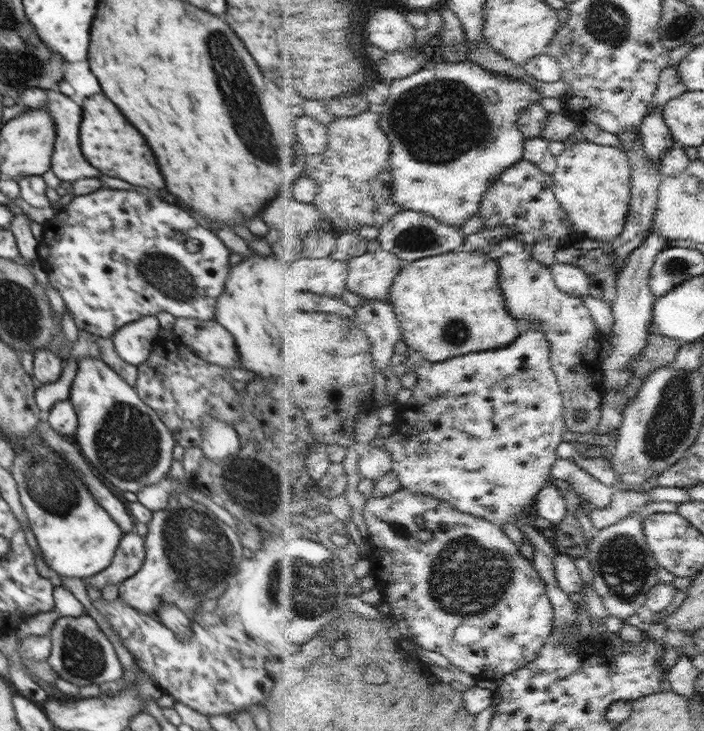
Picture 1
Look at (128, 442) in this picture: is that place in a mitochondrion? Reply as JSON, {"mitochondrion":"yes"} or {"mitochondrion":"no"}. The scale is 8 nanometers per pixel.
{"mitochondrion":"yes"}

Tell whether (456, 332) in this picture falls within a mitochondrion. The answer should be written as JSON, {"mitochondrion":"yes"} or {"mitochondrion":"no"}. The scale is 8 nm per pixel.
{"mitochondrion":"yes"}

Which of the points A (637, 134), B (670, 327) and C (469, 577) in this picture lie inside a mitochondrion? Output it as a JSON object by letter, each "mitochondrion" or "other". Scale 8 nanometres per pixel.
{"A":"other","B":"other","C":"mitochondrion"}

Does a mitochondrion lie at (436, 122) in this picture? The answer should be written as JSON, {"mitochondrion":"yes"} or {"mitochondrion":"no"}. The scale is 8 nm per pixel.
{"mitochondrion":"yes"}

